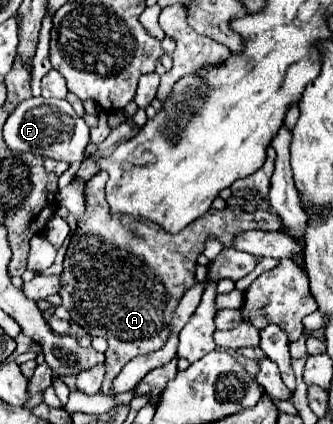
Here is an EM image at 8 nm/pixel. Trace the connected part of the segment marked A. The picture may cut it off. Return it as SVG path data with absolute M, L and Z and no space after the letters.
M99 172L85 184L85 204L87 210L81 216L77 230L71 234L69 248L65 254L65 270L61 274L63 288L59 292L61 306L69 310L71 320L79 326L83 326L91 336L103 336L109 344L105 356L107 356L107 376L103 380L103 394L111 396L111 380L121 372L121 368L135 356L153 352L165 344L169 338L169 324L173 320L173 310L181 302L181 296L197 284L195 280L195 266L197 256L203 252L203 242L209 236L219 238L225 248L231 246L233 236L241 230L283 230L283 224L279 216L275 216L269 210L255 210L255 212L243 212L241 206L227 206L225 210L211 208L201 220L195 220L189 224L189 228L181 230L179 234L169 234L161 230L157 224L149 220L133 220L127 216L111 216L109 206L105 202L105 184L107 184L107 172Z

